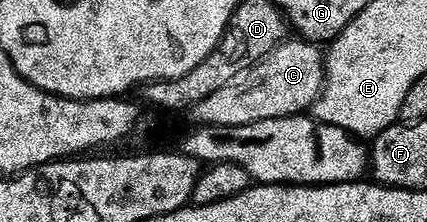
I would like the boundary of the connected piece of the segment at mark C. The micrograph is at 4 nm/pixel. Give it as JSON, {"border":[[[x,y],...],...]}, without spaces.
{"border":[[[285,40],[257,65],[251,65],[238,79],[230,79],[210,99],[198,103],[194,111],[201,126],[242,127],[250,123],[262,123],[266,119],[299,117],[307,114],[324,89],[325,54],[317,46],[303,40]]]}

